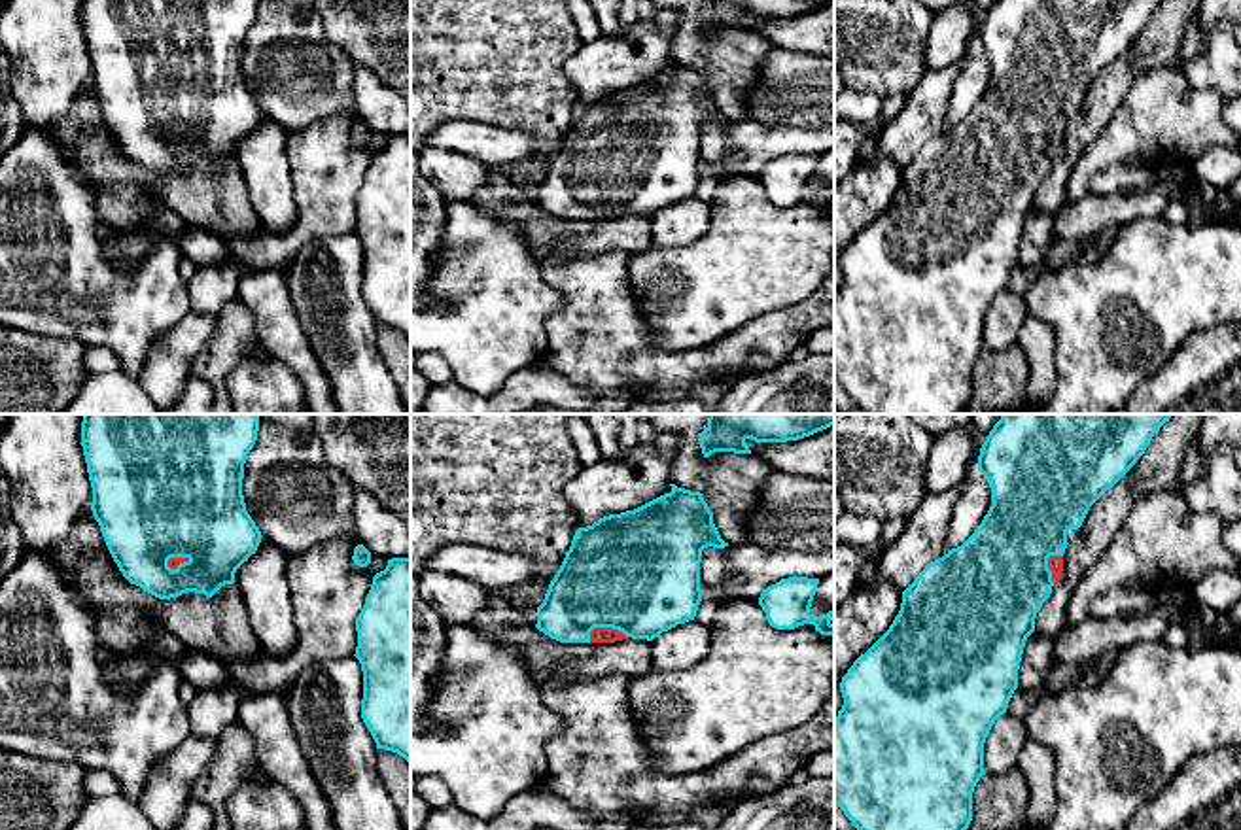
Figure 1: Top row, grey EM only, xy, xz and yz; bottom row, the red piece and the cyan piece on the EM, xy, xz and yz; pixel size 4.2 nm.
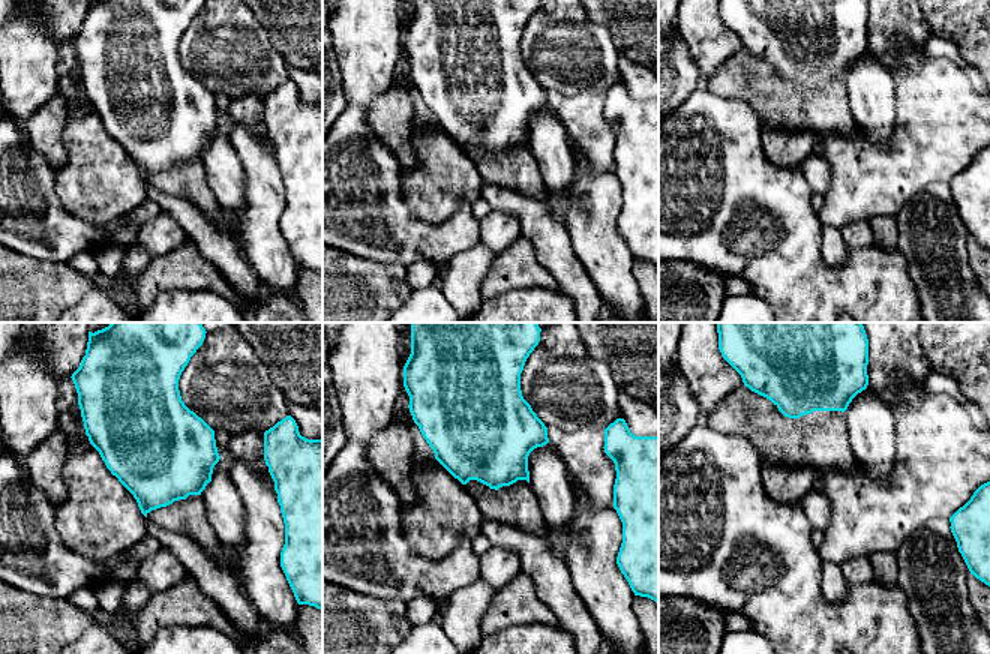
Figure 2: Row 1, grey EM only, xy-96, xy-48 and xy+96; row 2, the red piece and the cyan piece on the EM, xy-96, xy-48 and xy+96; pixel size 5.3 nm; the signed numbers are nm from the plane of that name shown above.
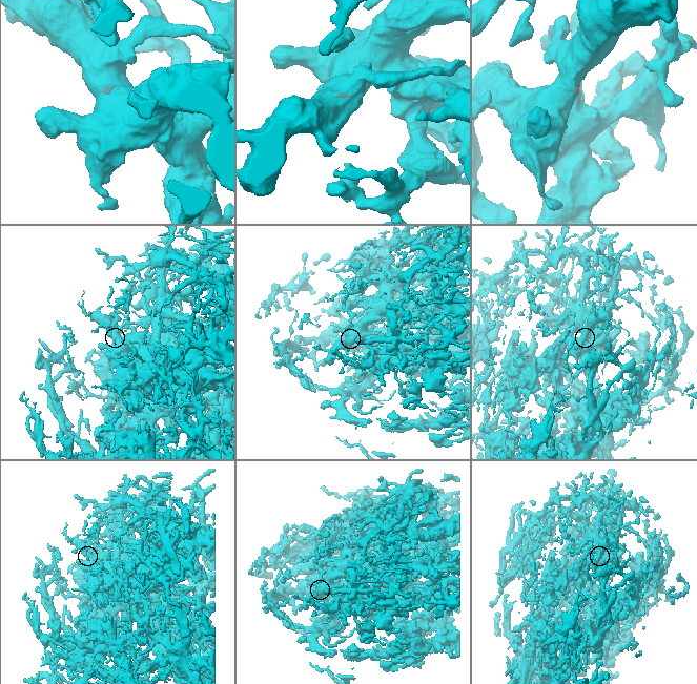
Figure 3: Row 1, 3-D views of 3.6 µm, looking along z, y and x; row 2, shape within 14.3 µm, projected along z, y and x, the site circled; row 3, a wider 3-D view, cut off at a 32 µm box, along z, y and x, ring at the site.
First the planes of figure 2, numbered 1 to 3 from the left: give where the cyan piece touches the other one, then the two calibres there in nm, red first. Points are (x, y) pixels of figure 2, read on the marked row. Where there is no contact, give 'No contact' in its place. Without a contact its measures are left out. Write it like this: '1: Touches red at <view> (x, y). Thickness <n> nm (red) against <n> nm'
1: No contact
2: No contact
3: No contact

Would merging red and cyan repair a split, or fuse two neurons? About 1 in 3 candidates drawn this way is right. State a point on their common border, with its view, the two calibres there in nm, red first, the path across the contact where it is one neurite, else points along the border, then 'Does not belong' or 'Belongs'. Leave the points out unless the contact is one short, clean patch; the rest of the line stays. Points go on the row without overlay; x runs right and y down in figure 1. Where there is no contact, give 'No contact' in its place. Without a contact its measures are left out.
Touches red at xz (608, 205). Thickness 60 nm (red) against 480 nm. Path across: xz (598, 210), (608, 205), (608, 176), (629, 150). Belongs

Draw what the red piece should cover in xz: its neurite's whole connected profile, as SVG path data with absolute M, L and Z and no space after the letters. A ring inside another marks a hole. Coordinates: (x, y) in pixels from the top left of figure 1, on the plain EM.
M670 62L670 70L575 108L537 183L539 208L560 219L615 219L628 214L653 217L662 208L694 197L704 172L702 127L725 125L728 119L721 115L700 68Z

